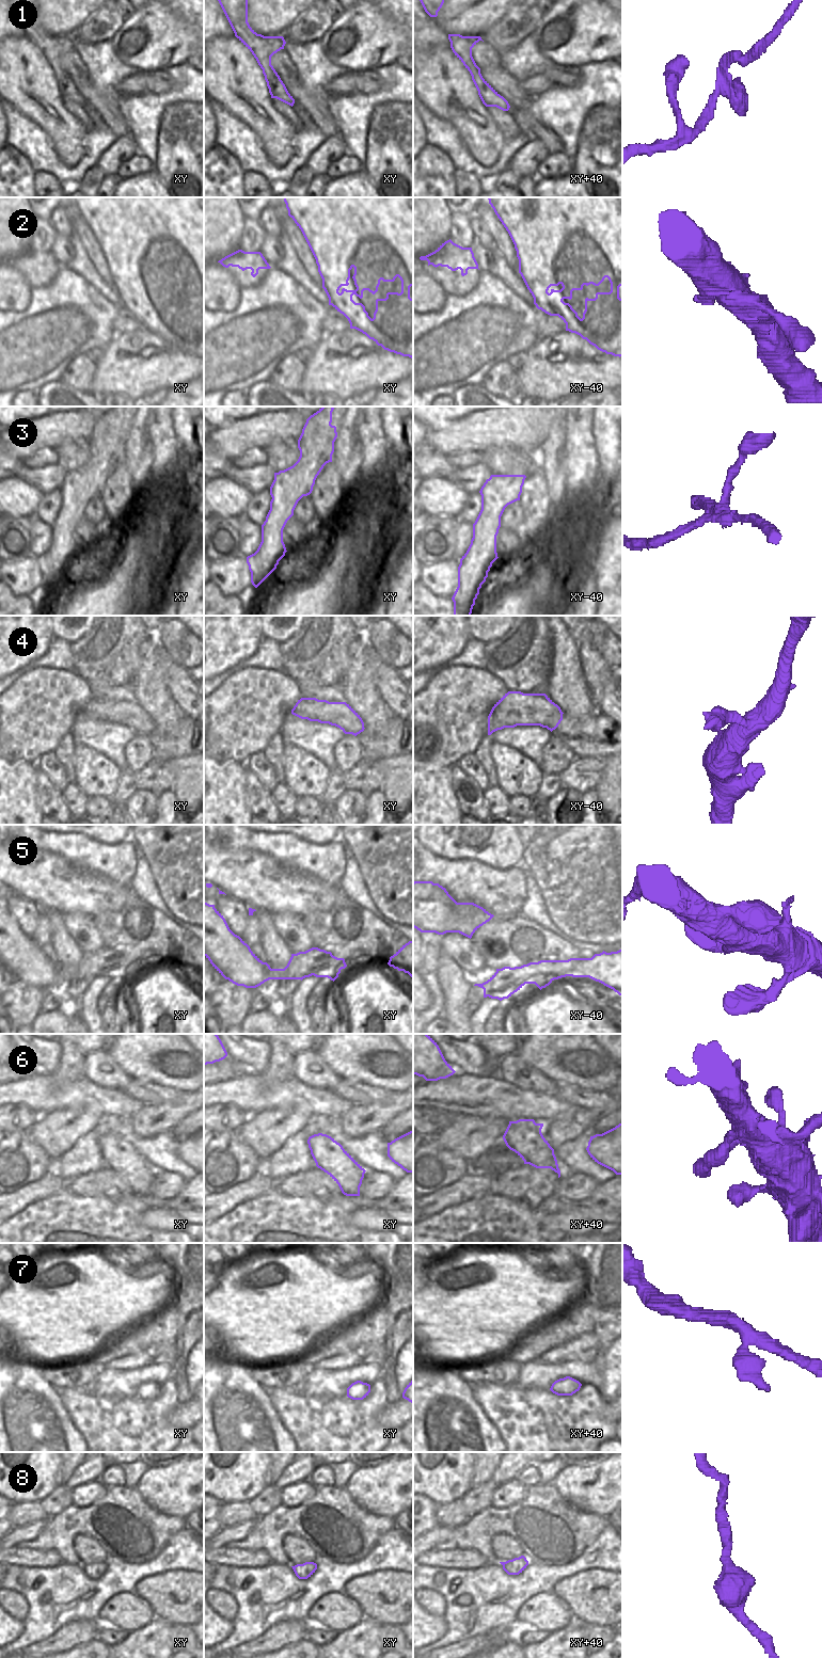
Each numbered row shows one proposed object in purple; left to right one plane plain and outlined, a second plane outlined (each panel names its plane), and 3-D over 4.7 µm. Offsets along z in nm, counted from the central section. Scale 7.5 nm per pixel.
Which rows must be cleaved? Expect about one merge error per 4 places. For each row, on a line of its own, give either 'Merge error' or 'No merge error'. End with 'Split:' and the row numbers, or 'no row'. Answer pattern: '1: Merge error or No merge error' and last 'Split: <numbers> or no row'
1: No merge error
2: No merge error
3: Merge error
4: No merge error
5: No merge error
6: No merge error
7: No merge error
8: No merge error
Split: 3.

